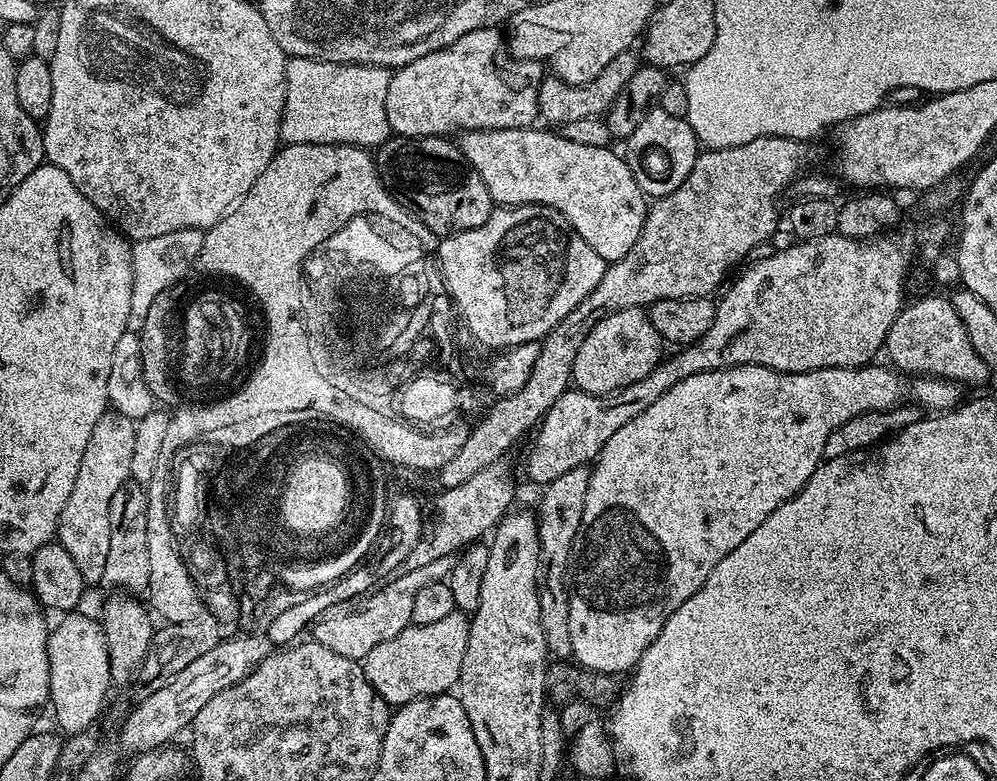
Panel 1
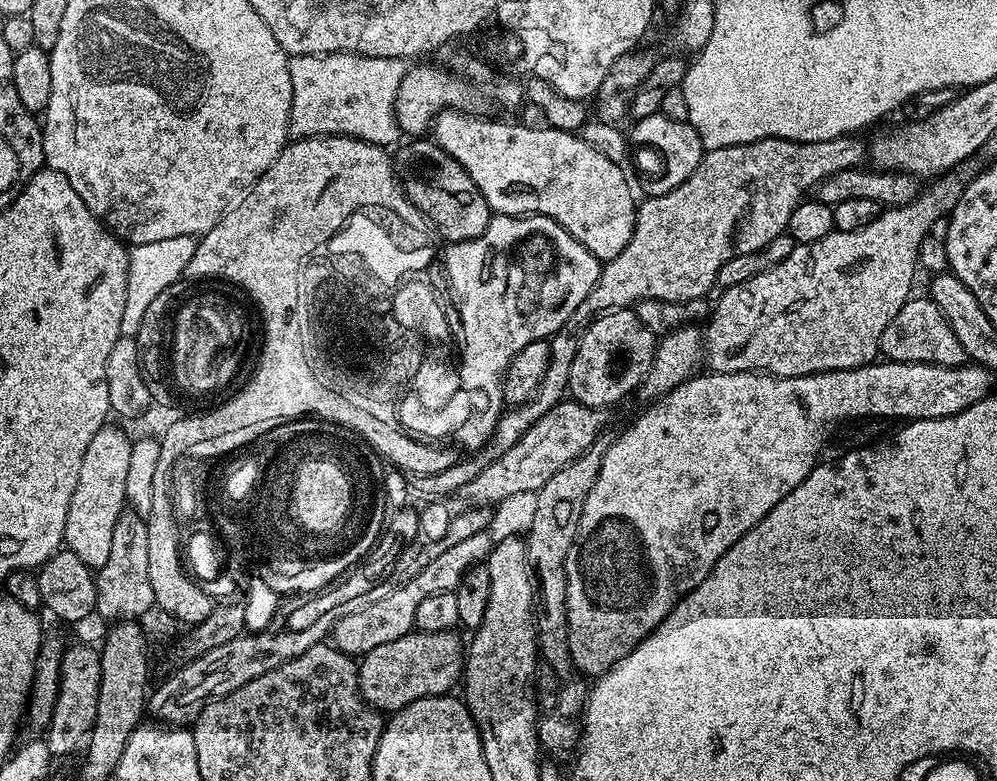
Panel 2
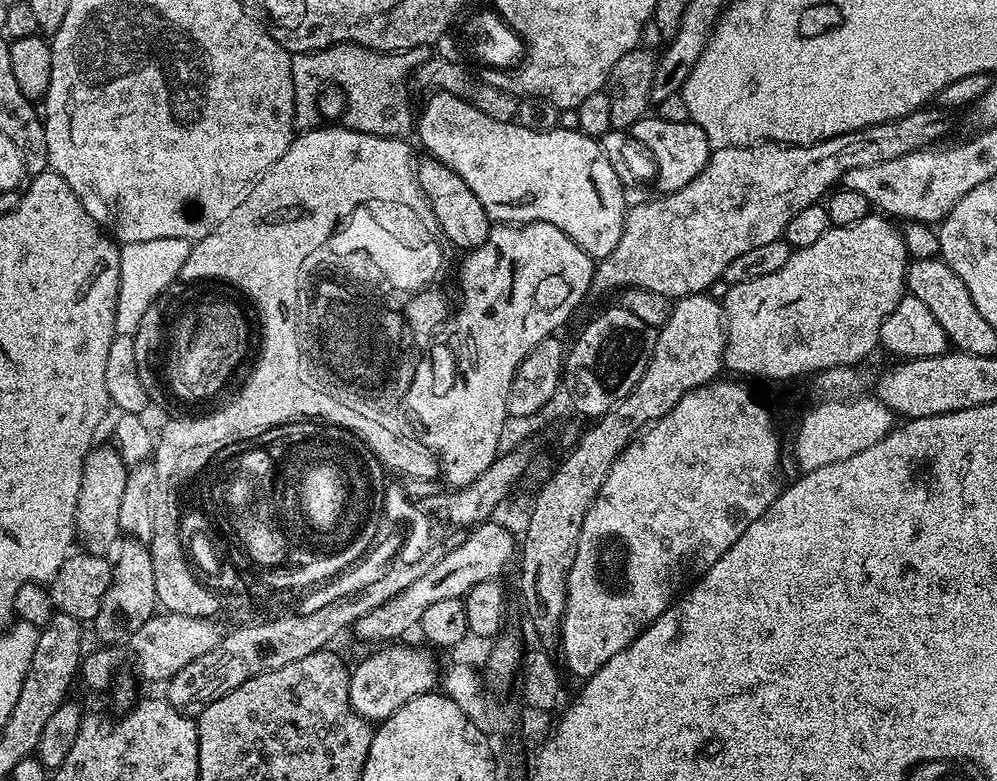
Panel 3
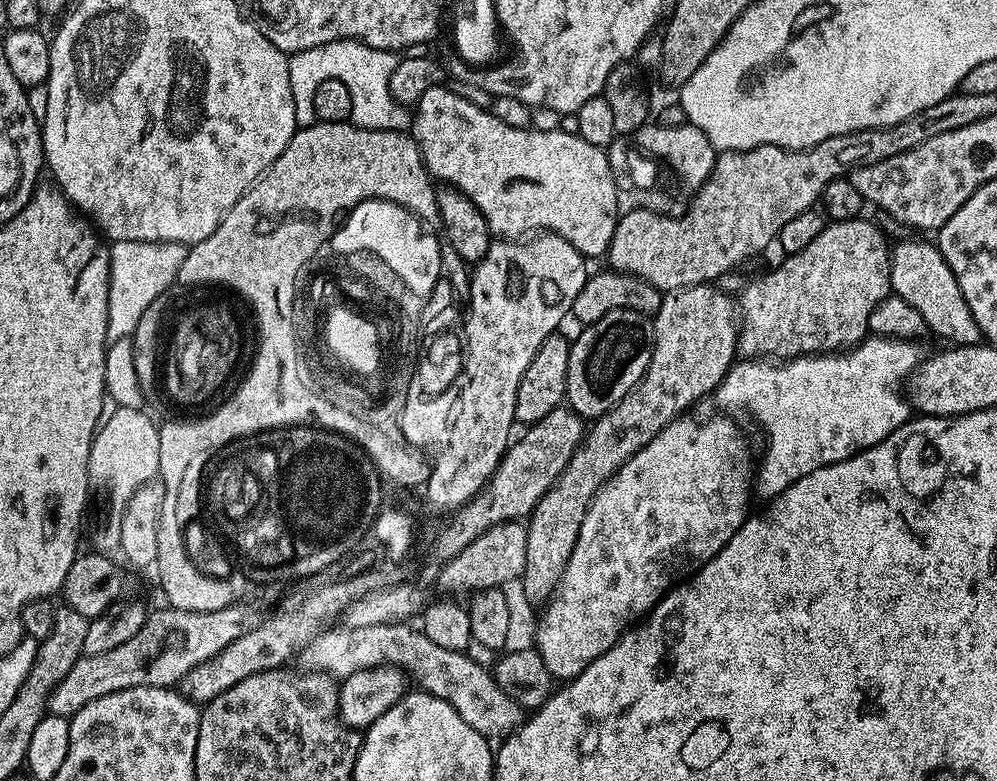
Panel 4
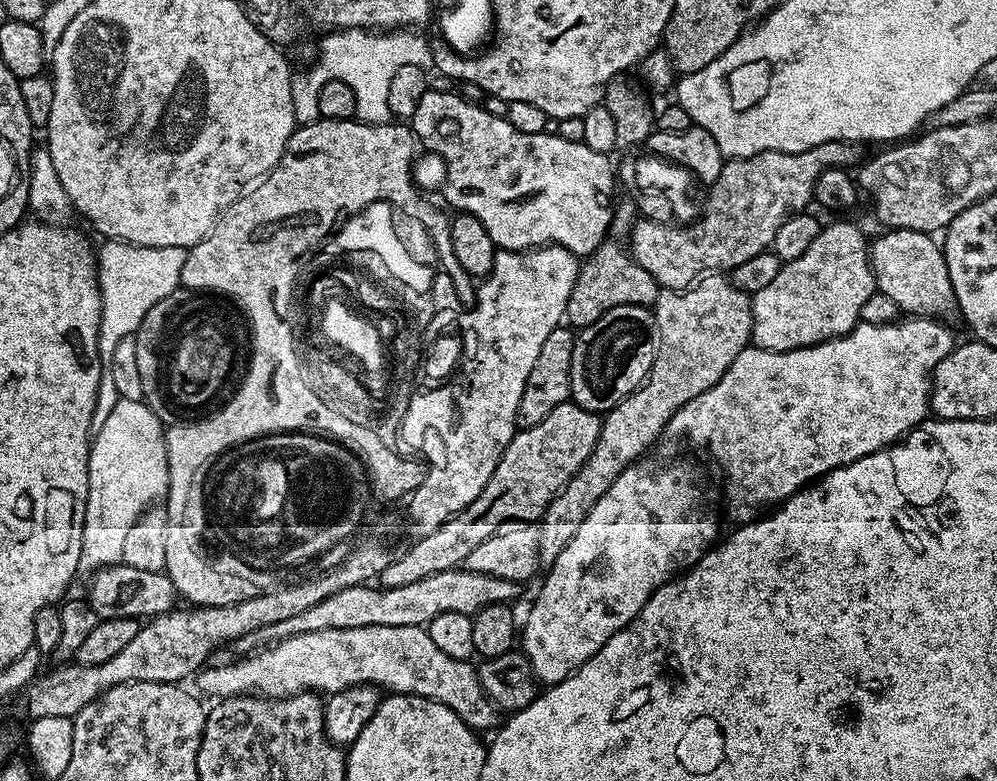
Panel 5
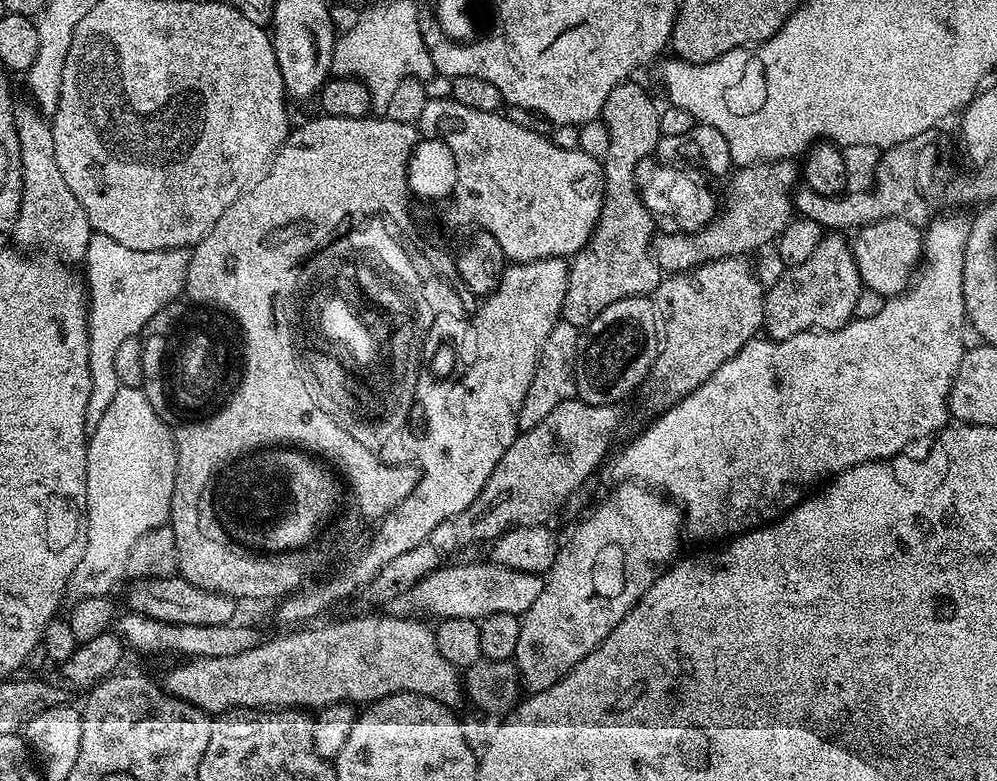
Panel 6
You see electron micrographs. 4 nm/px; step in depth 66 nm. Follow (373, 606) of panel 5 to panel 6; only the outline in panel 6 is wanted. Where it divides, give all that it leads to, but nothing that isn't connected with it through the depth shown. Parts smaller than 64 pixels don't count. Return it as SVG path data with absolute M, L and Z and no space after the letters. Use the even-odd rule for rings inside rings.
M485 562L485 564L447 563L434 569L426 578L422 578L404 594L386 605L393 616L405 618L415 617L416 612L425 612L428 616L436 616L440 620L446 618L470 618L479 622L483 616L490 614L514 614L523 616L530 606L534 606L538 594L542 594L543 579L522 570L510 570L501 564ZM123 613L123 617L117 619L116 634L121 641L132 651L142 654L180 654L182 658L196 659L205 656L206 658L230 658L234 654L242 654L262 642L262 635L256 628L248 624L233 622L222 626L182 626L181 624L162 623L157 620L146 618L136 613Z

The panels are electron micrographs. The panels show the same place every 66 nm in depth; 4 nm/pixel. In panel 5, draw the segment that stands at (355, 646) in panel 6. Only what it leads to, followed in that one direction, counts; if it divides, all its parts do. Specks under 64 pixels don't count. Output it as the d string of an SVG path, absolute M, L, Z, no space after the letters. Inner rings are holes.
M354 626L353 628L335 628L334 630L314 630L313 632L303 632L297 636L291 636L278 644L271 645L266 648L259 649L251 654L245 655L243 658L236 658L233 664L216 664L205 666L195 673L194 681L201 688L199 691L205 697L216 696L212 698L227 698L229 696L269 696L272 700L281 700L284 696L297 696L300 692L314 692L317 694L331 694L338 690L346 690L350 686L358 686L359 684L375 684L381 690L387 690L392 694L403 694L406 696L421 696L427 700L433 700L439 704L444 704L450 710L454 710L454 714L458 714L458 718L462 718L462 722L466 722L469 728L473 730L481 730L480 728L495 729L498 724L496 715L498 709L488 695L482 690L480 685L480 674L475 667L466 660L458 658L450 658L450 654L446 654L442 650L438 650L438 646L434 646L434 641L430 638L430 634L421 626Z

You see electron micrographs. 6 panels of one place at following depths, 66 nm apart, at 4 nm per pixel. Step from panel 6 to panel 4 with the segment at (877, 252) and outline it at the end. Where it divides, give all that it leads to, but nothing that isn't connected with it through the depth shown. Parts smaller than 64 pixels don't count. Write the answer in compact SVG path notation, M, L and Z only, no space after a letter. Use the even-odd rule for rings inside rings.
M904 240L897 248L895 245L891 253L892 292L910 302L910 306L922 314L927 327L931 331L933 328L942 339L948 340L944 342L952 346L981 343L978 322L974 322L974 314L970 314L970 306L966 306L966 298L962 298L962 290L939 247L924 240Z

